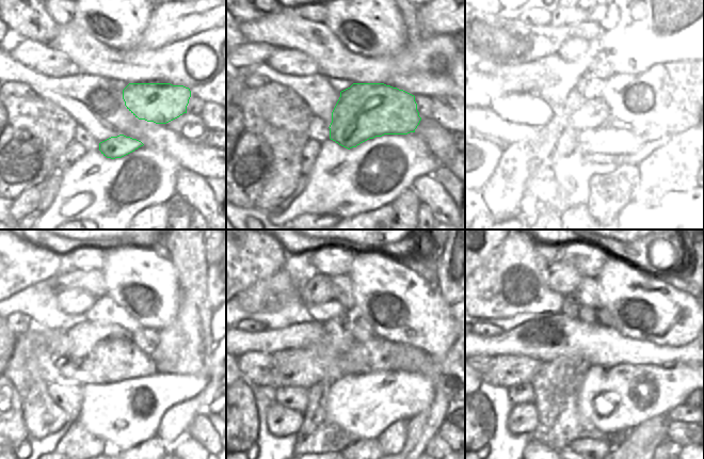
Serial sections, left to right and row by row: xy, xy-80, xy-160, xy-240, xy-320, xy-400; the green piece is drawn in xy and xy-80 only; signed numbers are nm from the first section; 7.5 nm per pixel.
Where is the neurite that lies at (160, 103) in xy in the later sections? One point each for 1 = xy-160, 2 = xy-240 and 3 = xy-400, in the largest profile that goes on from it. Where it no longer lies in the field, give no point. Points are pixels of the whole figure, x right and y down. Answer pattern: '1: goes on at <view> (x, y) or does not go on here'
1: goes on at xy-160 (589, 111)
2: goes on at xy-240 (92, 352)
3: goes on at xy-400 (506, 370)

